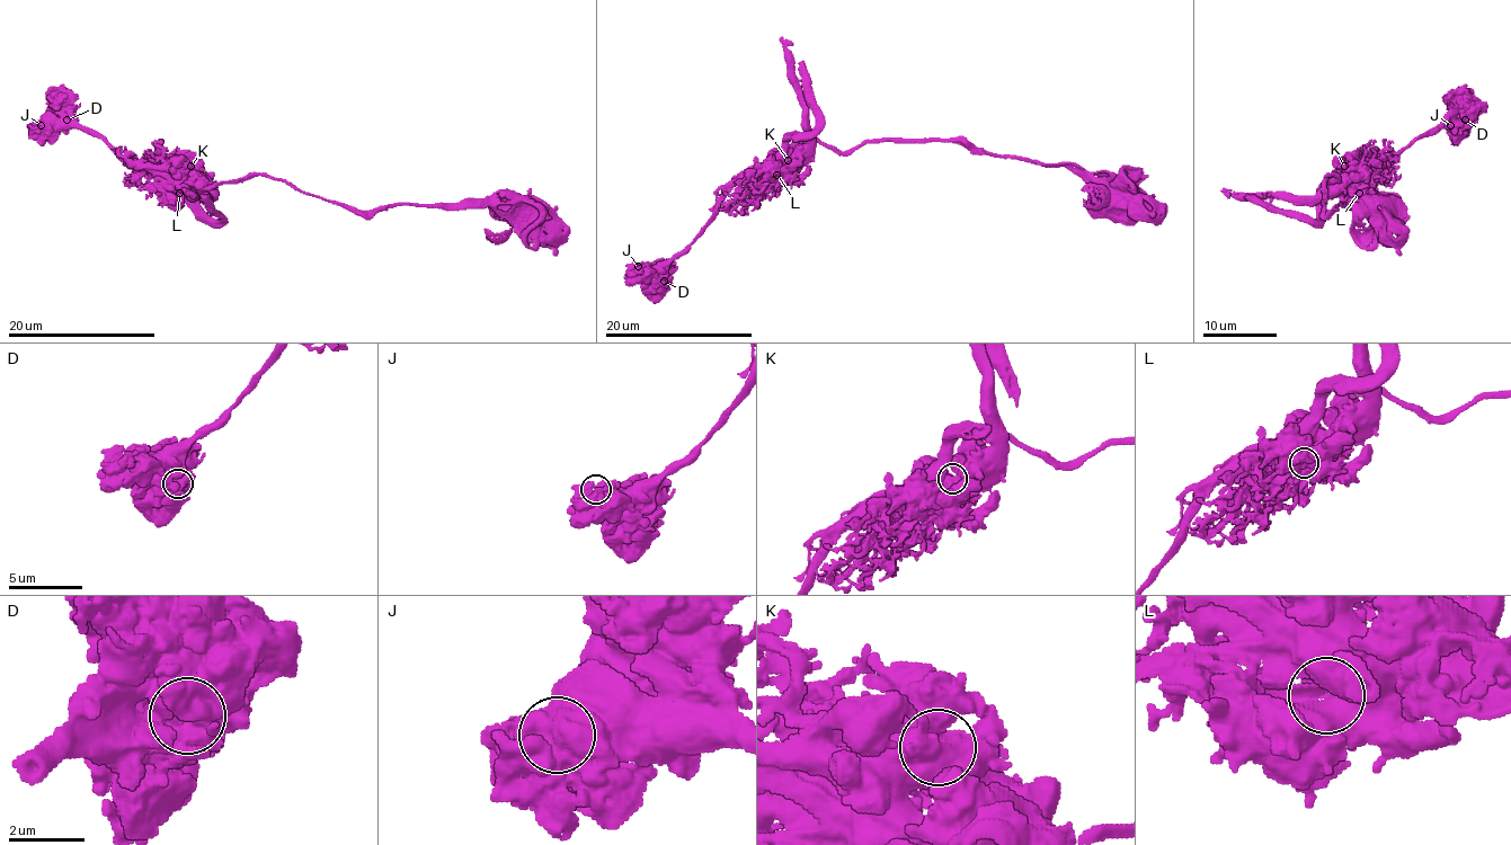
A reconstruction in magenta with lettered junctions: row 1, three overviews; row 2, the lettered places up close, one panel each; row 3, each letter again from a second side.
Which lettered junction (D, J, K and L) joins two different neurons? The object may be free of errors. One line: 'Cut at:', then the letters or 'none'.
Cut at: L

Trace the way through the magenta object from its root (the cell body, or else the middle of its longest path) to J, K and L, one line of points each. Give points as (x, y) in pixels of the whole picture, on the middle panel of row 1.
J: (1123, 199), (1107, 199), (1063, 165), (953, 141), (837, 152), (809, 135), (681, 251), (638, 266)
K: (1123, 199), (1107, 199), (1063, 165), (990, 156), (953, 141), (869, 141), (837, 152), (809, 135), (788, 160)
L: (1123, 199), (1107, 199), (1063, 165), (990, 156), (953, 141), (869, 141), (837, 152), (809, 135), (776, 175)

